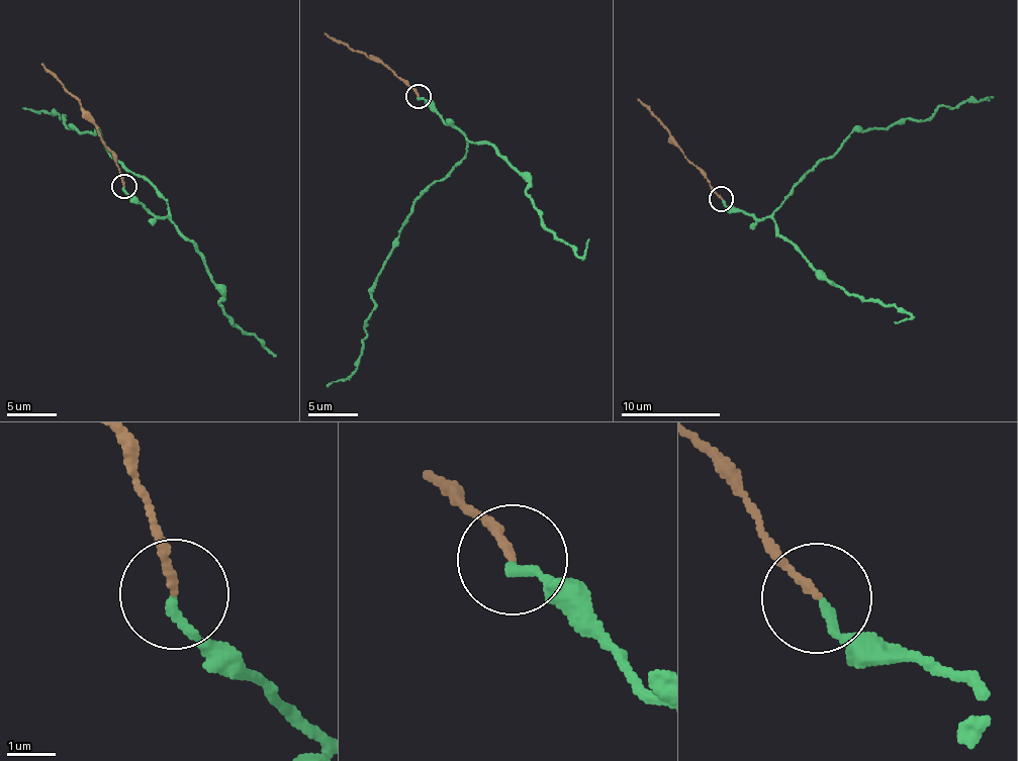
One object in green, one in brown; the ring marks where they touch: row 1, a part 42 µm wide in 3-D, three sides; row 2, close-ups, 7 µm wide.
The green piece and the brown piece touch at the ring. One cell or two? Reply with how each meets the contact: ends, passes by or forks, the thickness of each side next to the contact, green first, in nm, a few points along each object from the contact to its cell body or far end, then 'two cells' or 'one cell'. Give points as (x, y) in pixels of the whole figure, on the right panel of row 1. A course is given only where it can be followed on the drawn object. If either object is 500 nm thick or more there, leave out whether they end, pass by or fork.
green ends; brown ends; calibres 200 and 140 nm; course green (722, 199), (756, 219), (769, 215), (855, 131), (923, 120), (940, 106), (957, 107), (993, 97); course brown (722, 199), (706, 173), (687, 158), (677, 141), (637, 100); one cell

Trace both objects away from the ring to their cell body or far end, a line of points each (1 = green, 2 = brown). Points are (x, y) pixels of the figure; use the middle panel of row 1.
1: (418, 96), (466, 138), (465, 153), (412, 203), (372, 291), (375, 310), (367, 318), (359, 365), (326, 386)
2: (418, 96), (381, 63), (324, 32)

